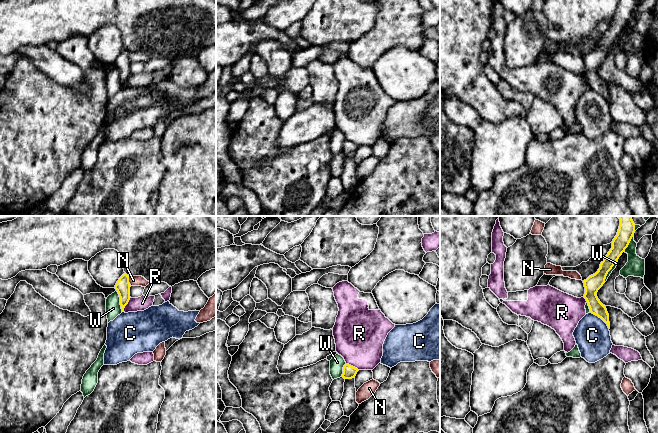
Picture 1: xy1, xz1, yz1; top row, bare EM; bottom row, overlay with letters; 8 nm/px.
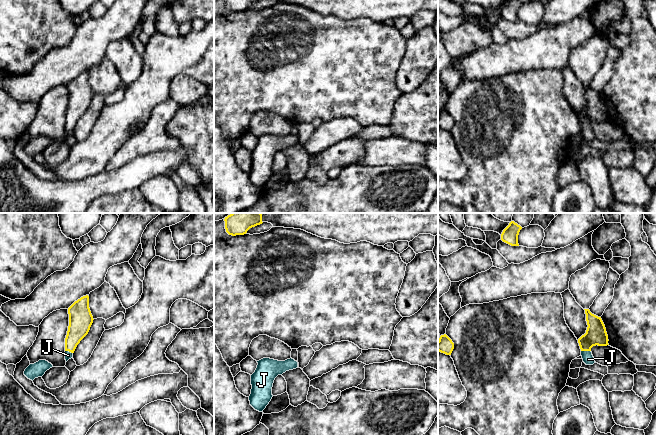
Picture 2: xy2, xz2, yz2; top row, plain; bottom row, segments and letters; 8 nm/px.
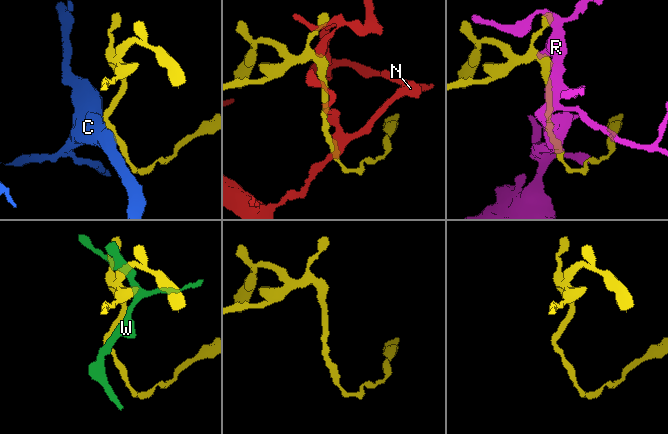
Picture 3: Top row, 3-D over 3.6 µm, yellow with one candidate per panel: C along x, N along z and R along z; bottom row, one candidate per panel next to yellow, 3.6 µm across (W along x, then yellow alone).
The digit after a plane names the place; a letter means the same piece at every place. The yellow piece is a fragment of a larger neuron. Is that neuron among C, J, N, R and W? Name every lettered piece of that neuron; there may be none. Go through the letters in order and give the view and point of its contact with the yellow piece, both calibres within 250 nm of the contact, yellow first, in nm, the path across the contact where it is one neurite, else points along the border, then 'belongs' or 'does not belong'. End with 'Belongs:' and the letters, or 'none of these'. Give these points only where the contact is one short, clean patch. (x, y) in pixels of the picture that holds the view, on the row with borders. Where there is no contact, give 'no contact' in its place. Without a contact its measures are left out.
C: contact yz1 (601, 318); calibres 110 and 280 nm; border yz1 (591, 312), (597, 315), (609, 328); does not belong
J: contact yz2 (586, 350); calibres 170 and 90 nm; way yz2 (596, 334), (586, 344), (586, 350), (588, 359); belongs
N: contact xy1 (128, 281); calibres 120 and 80 nm; does not belong
R: contact xy1 (127, 303); calibres 120 and 120 nm; does not belong
W: contact xy1 (120, 301); calibres 120 and 130 nm; does not belong
Belongs: J

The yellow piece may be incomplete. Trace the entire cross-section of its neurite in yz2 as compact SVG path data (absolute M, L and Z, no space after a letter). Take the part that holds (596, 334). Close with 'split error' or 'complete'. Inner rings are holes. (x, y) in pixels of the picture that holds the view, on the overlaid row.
M589 309L584 310L588 327L586 333L578 339L578 343L583 362L586 365L593 365L596 362L592 355L591 348L596 345L607 346L609 345L609 340L601 317L592 314Z; split error

